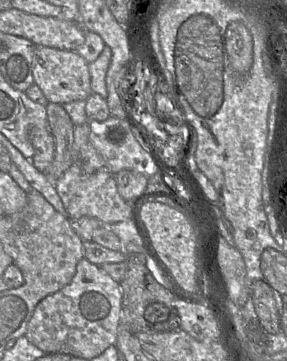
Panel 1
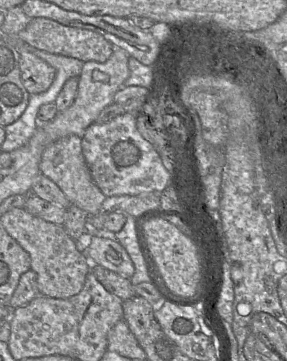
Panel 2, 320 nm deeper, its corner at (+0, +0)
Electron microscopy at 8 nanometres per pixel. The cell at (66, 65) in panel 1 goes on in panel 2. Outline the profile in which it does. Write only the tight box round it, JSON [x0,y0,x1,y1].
[19,47,56,95]

